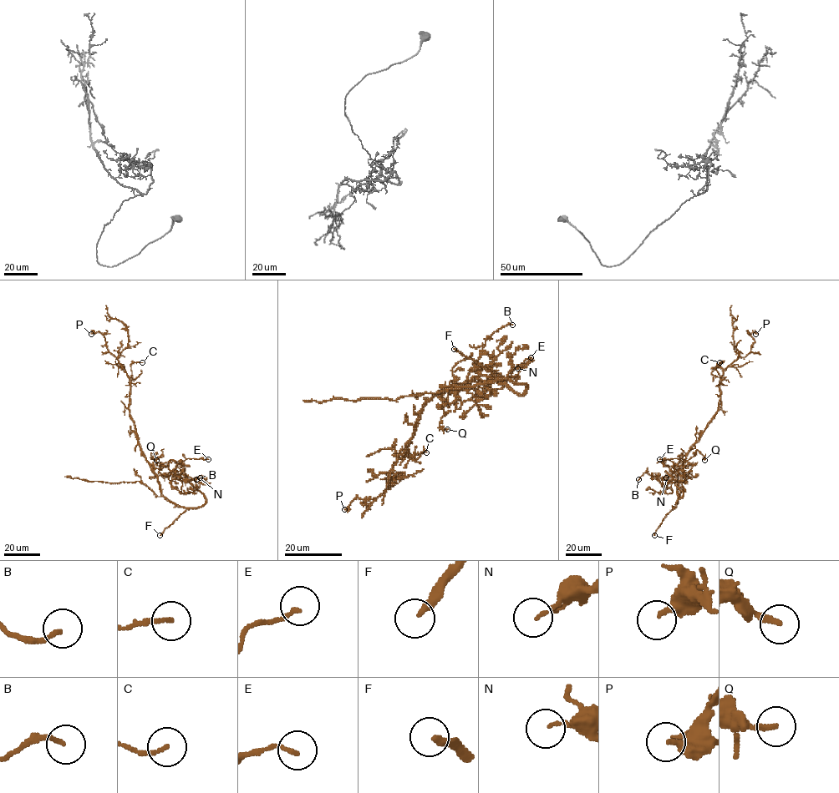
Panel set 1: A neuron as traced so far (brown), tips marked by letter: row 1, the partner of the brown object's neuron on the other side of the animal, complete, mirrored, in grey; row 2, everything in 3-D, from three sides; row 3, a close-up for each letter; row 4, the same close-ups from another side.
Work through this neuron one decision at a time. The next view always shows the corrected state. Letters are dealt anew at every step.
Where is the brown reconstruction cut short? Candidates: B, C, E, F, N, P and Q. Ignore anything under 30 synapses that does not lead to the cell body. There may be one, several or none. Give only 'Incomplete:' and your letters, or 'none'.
Incomplete: F

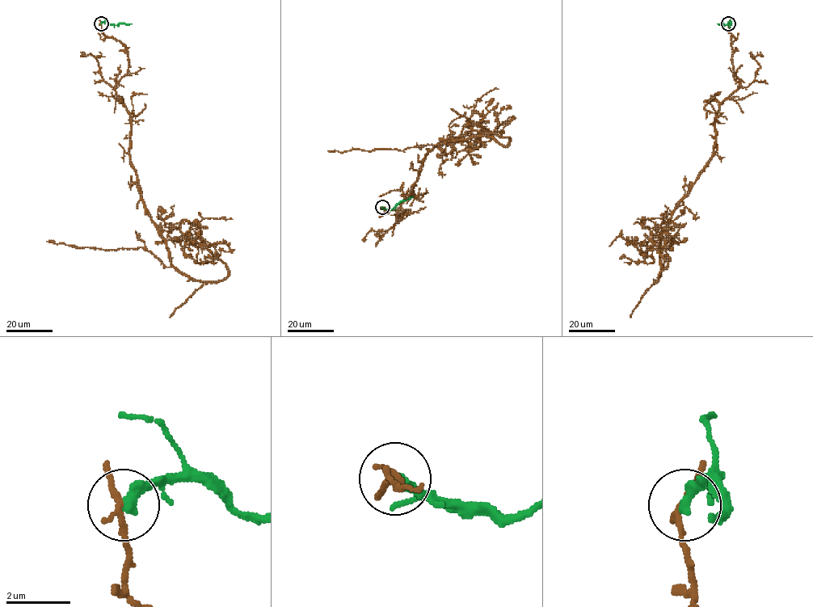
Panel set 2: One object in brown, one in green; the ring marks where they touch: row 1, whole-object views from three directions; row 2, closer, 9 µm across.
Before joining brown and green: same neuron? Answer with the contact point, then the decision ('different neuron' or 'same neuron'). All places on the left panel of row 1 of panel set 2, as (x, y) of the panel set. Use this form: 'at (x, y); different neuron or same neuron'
at (101, 23); different neuron

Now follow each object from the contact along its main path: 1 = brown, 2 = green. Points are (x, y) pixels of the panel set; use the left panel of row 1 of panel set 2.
1: (101, 23), (127, 51), (128, 72), (115, 94), (129, 115), (139, 193), (171, 265), (141, 247), (47, 242)
2: (101, 23), (131, 24)

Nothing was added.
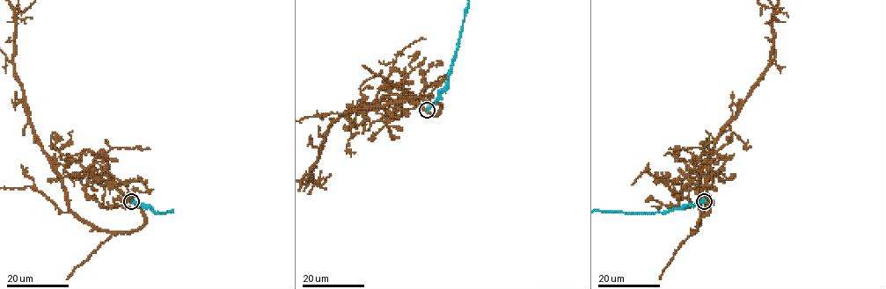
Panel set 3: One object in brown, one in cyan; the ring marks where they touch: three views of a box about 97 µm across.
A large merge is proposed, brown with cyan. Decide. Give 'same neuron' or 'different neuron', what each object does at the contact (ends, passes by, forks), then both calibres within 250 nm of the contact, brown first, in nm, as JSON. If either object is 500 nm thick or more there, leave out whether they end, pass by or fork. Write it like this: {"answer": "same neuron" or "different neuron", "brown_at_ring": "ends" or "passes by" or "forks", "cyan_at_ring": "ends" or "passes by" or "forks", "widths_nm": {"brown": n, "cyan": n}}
{"answer": "different neuron", "widths_nm": {"brown": 480, "cyan": 650}}

